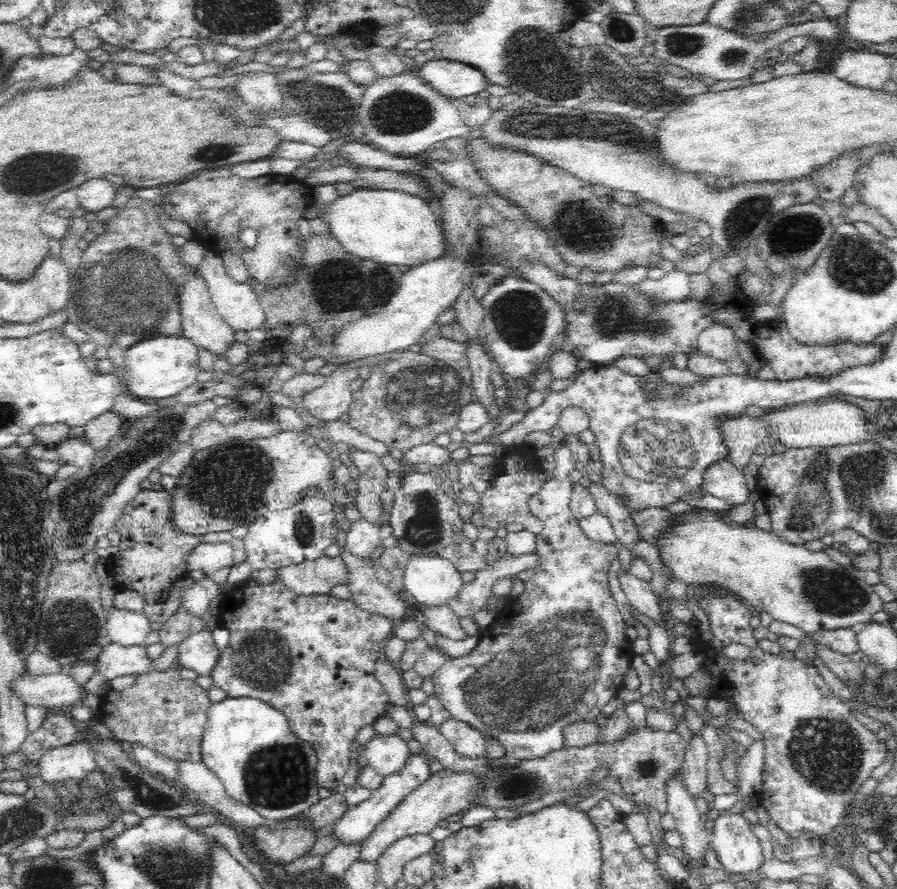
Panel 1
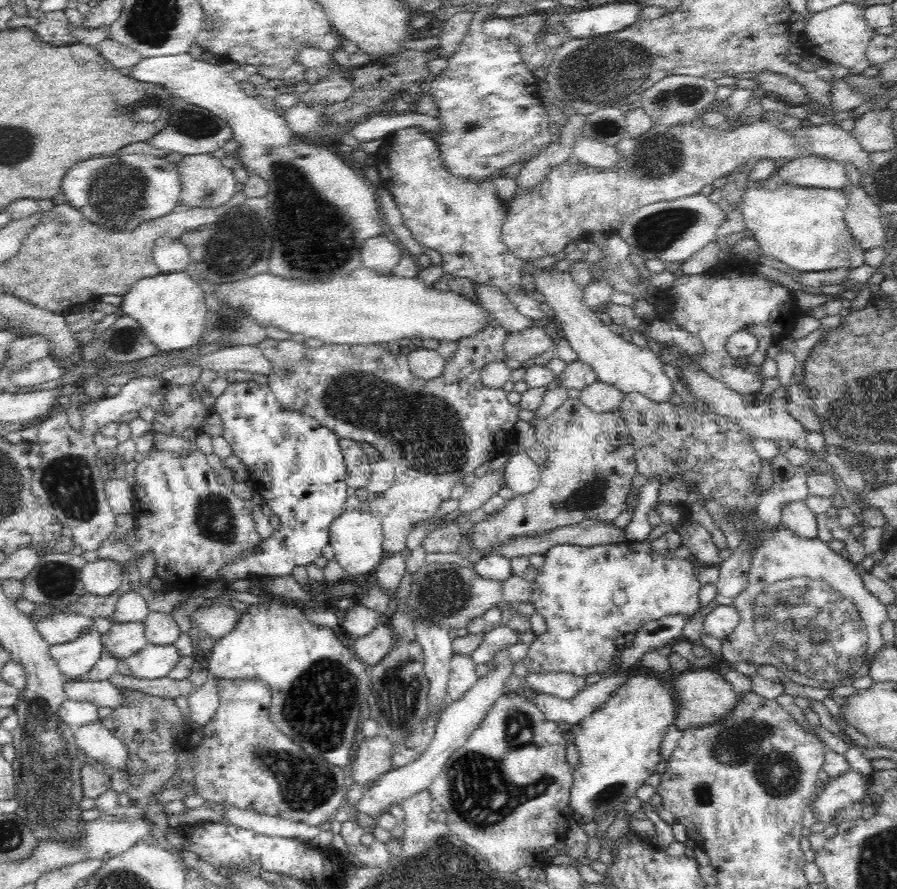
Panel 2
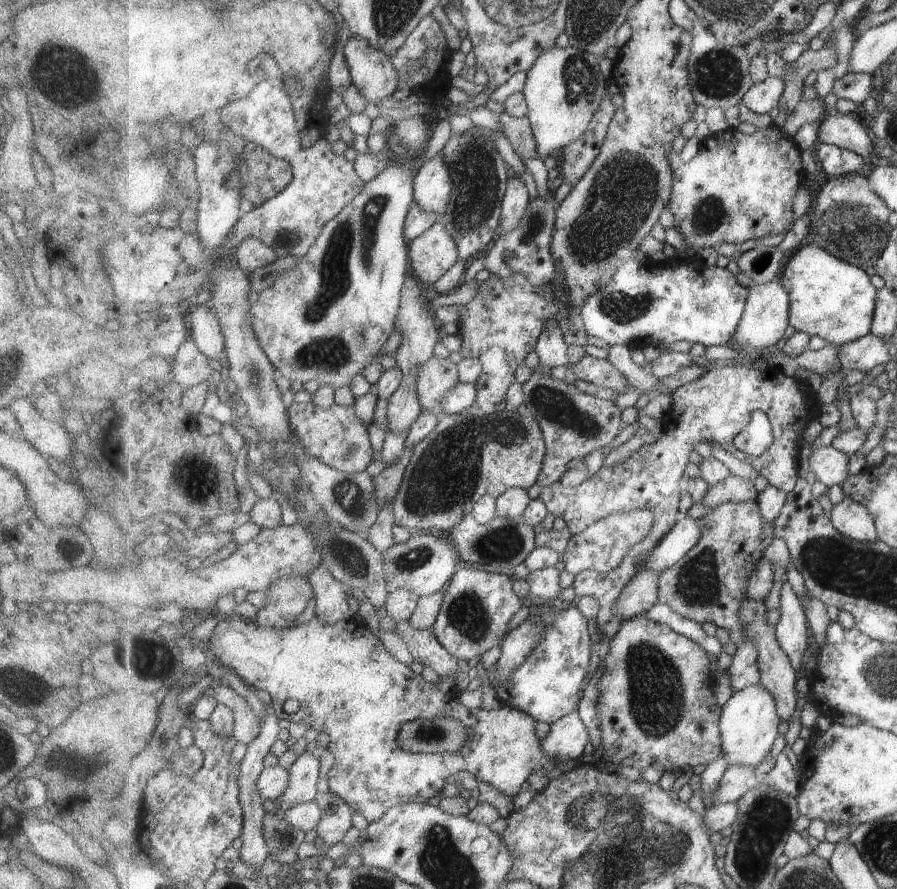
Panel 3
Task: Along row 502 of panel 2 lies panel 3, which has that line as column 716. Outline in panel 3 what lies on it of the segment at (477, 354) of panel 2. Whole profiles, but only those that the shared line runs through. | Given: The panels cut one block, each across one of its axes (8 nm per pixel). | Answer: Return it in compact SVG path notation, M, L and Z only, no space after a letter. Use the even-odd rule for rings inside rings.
M739 364L713 368L697 380L691 381L671 393L673 404L665 418L663 418L666 426L665 434L657 442L641 446L629 458L615 466L611 466L611 468L601 467L591 478L588 478L587 481L575 488L561 486L559 482L555 482L542 490L538 499L543 500L547 504L549 512L554 514L556 518L561 516L560 518L566 521L566 526L569 526L569 530L571 530L573 535L581 534L581 532L596 524L597 520L605 519L613 512L631 512L631 510L643 508L653 511L655 517L654 527L643 542L631 548L619 569L606 575L599 574L594 570L583 570L574 575L571 587L574 588L576 595L578 597L590 595L599 602L600 612L596 622L600 632L605 636L605 642L607 642L608 646L607 652L611 652L613 638L621 632L621 626L628 619L621 618L617 614L617 600L621 598L621 594L629 586L629 582L633 582L637 574L645 571L645 564L647 564L647 559L650 557L654 546L657 546L657 543L660 543L660 540L663 540L673 530L673 527L676 526L679 504L681 504L681 490L686 489L685 482L687 477L683 474L683 470L691 463L689 461L689 454L691 454L691 451L695 451L694 447L697 443L721 444L721 448L728 450L739 460L749 462L751 466L755 466L769 484L775 485L787 494L797 486L797 482L800 479L797 476L797 469L799 469L797 468L797 456L799 456L799 444L801 444L799 440L801 440L801 434L807 428L807 422L815 414L819 414L819 408L823 406L815 393L811 396L809 392L803 390L801 383L801 381L792 377L791 373L788 373L785 368L771 368L771 372L767 372L767 374L763 374L763 372L759 372L759 370L751 368L751 366L745 368L745 366ZM755 410L763 410L769 416L774 428L774 441L771 444L771 448L759 457L750 456L750 454L739 450L734 443L737 434L751 422L751 414Z

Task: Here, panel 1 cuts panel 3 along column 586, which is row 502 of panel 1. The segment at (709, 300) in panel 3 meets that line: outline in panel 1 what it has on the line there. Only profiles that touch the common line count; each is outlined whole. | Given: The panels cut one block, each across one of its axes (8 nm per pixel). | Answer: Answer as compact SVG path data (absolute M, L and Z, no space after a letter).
M328 487L313 488L301 504L259 516L247 526L248 532L243 538L246 560L232 566L224 592L230 593L242 585L252 570L277 569L322 558L324 550L333 543L335 511L329 497Z

